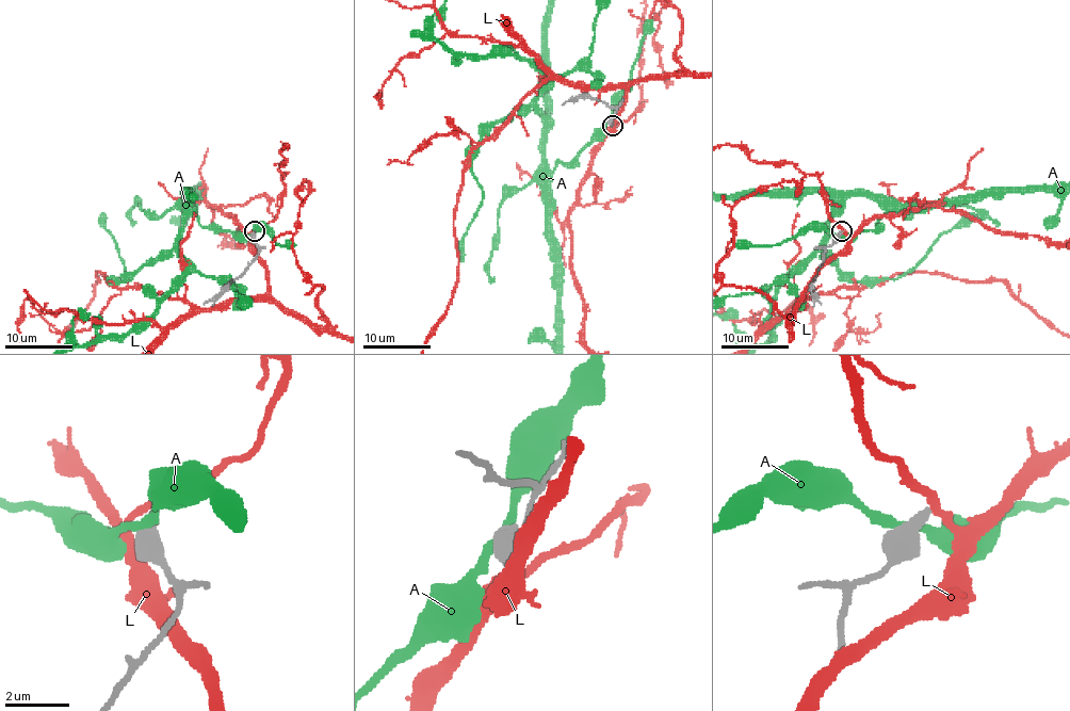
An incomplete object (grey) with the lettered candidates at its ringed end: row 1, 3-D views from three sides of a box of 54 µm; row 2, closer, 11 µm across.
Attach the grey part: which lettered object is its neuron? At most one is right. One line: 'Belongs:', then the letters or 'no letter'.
Belongs: no letter

